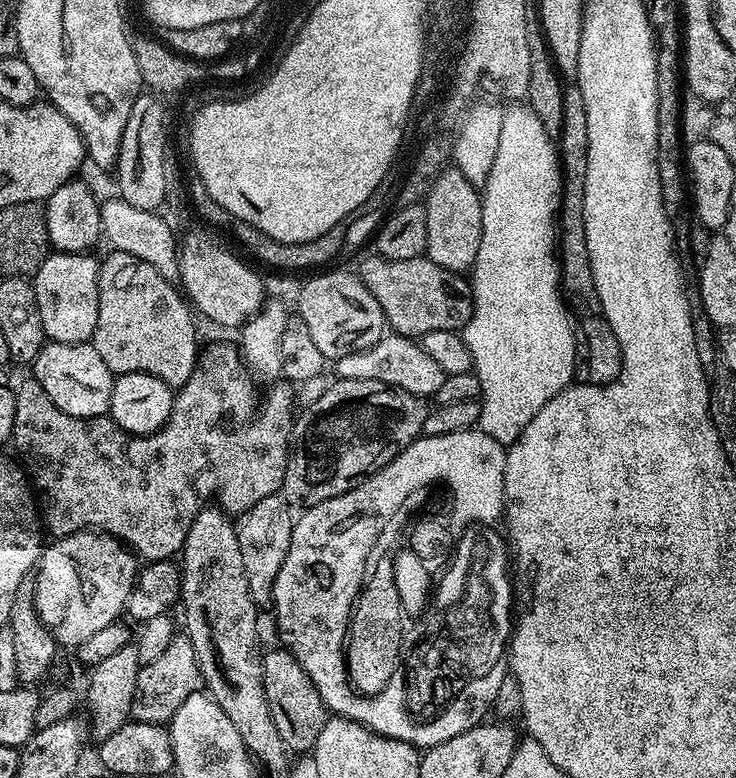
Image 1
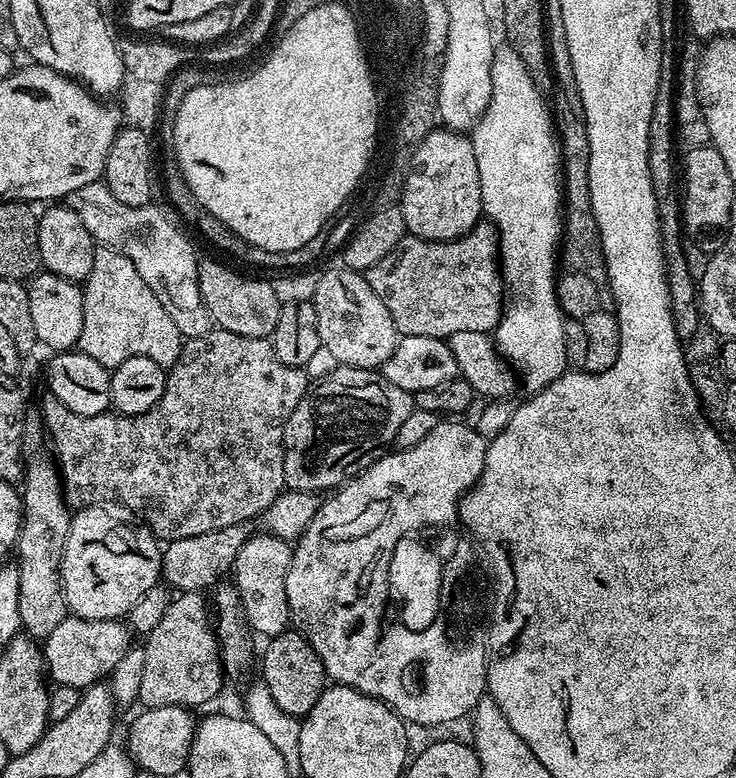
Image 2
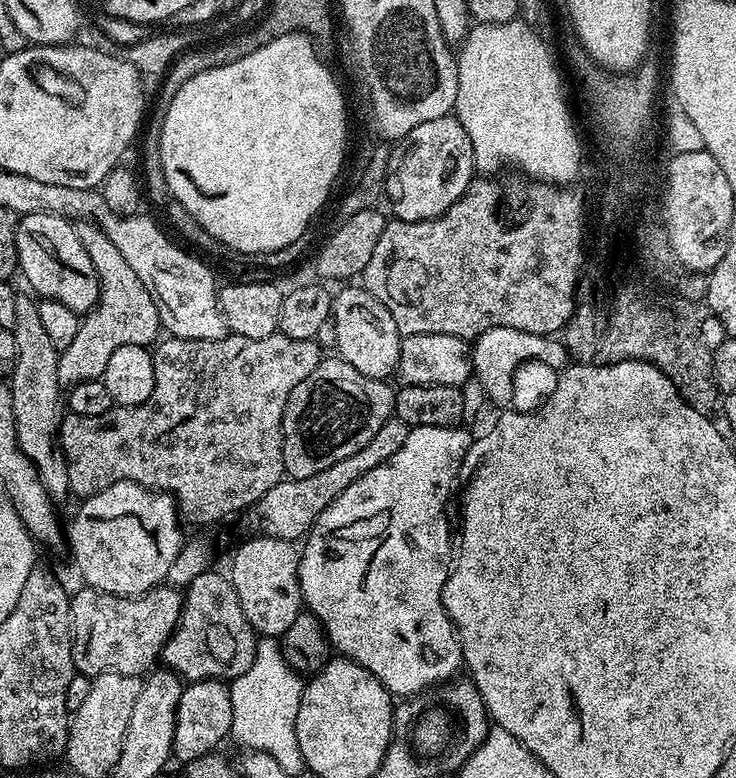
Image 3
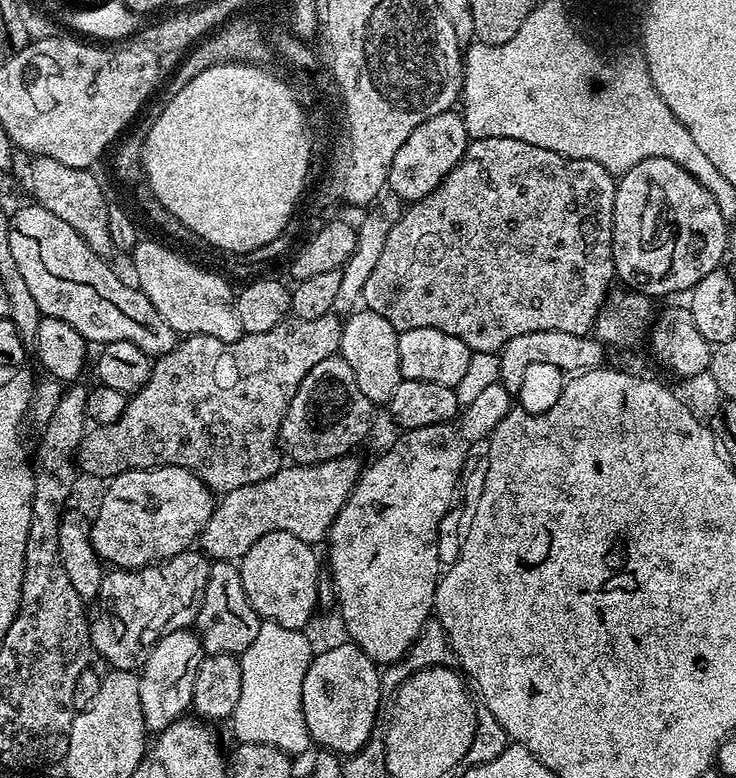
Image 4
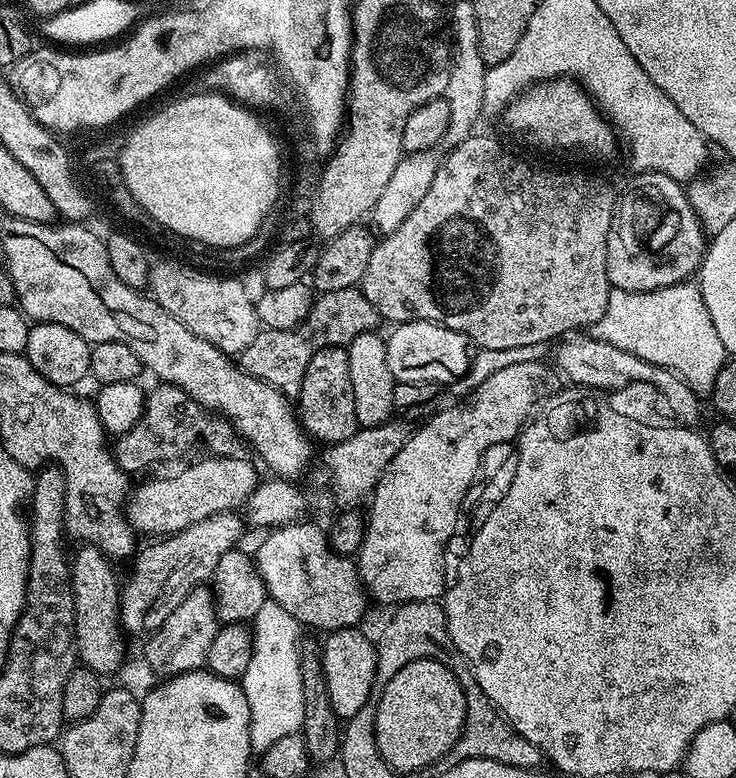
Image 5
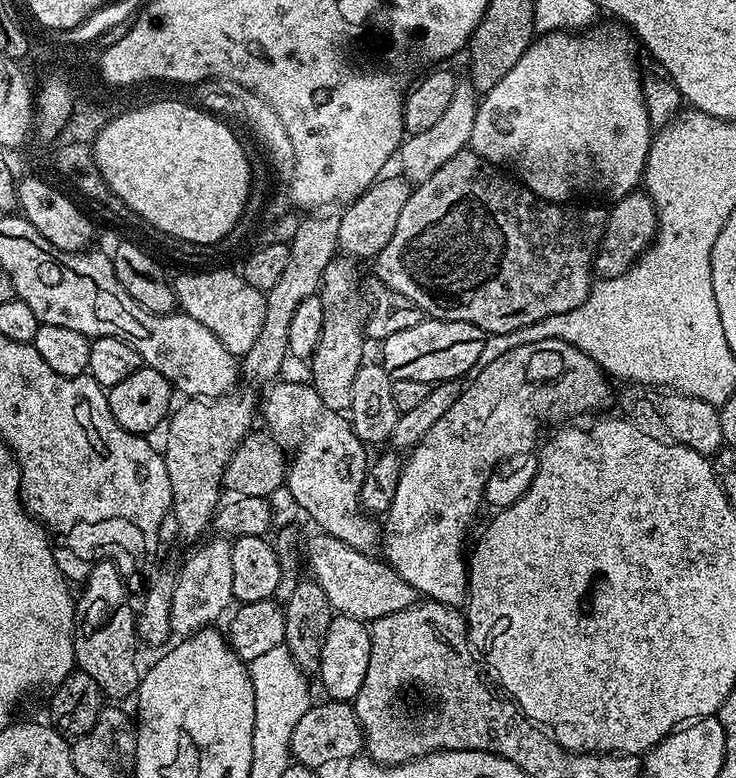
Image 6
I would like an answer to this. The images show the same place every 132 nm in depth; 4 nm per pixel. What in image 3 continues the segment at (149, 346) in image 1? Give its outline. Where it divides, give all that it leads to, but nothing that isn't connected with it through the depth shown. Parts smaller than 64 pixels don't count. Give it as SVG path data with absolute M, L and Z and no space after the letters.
M91 222L77 223L75 229L78 242L82 242L86 254L90 254L90 262L94 262L100 283L100 297L91 310L83 313L78 334L74 334L74 342L60 352L58 382L64 390L73 388L75 384L101 379L106 362L110 362L110 354L114 354L118 346L152 346L162 332L160 315L146 286L142 286L138 274L134 274L126 263L126 258L122 258L118 246L114 246L101 228Z

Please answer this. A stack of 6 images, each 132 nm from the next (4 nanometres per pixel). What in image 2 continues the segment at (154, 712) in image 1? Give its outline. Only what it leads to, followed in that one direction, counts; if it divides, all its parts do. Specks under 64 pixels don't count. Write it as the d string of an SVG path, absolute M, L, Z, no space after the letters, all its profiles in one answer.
M199 592L179 593L170 600L158 626L150 630L143 641L146 667L142 669L139 703L144 708L182 706L196 710L199 704L208 704L219 694L226 673L210 604L204 598Z

